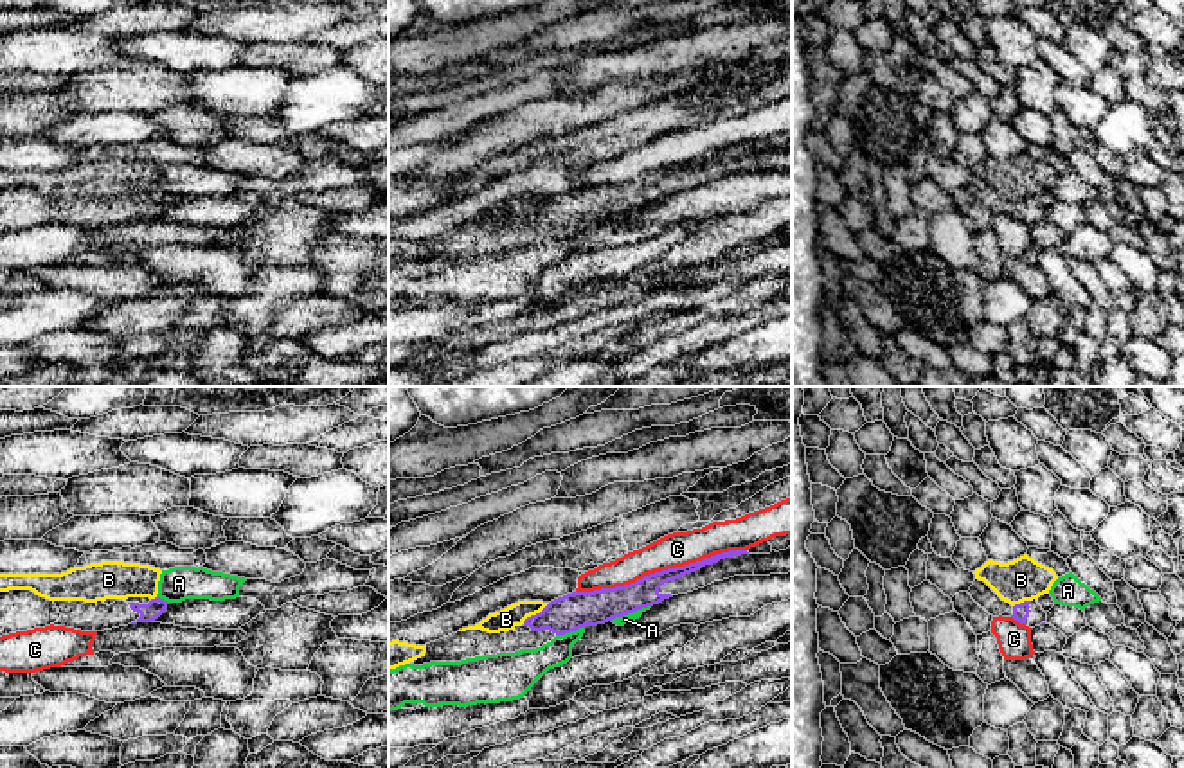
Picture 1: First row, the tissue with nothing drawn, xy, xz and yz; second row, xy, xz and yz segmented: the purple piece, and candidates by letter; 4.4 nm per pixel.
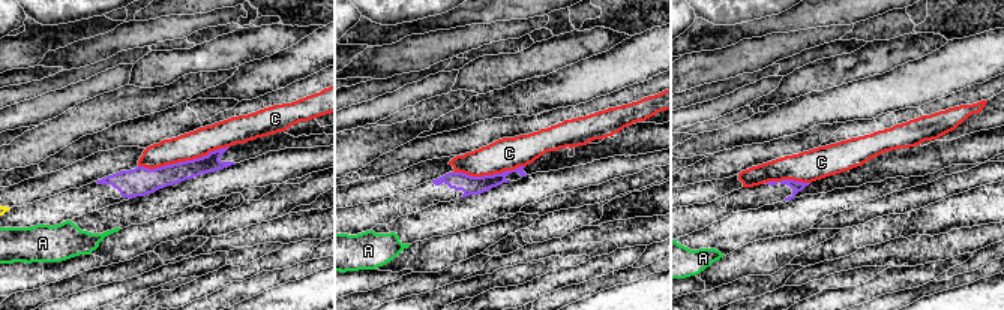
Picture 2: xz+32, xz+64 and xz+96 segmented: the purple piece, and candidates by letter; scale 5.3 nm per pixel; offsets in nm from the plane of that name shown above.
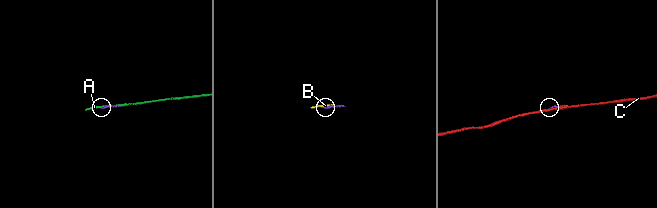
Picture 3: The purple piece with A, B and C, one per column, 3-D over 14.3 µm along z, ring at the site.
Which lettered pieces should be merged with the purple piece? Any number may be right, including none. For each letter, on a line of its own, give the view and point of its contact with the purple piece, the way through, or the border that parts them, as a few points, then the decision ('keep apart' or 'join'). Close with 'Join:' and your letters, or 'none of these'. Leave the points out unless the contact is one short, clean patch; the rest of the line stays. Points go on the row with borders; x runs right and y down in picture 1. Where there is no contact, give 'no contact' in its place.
A: xz (630, 612) | keep apart
B: xz (537, 614) | keep apart
C: xz (663, 571) | keep apart
Join: none of these

